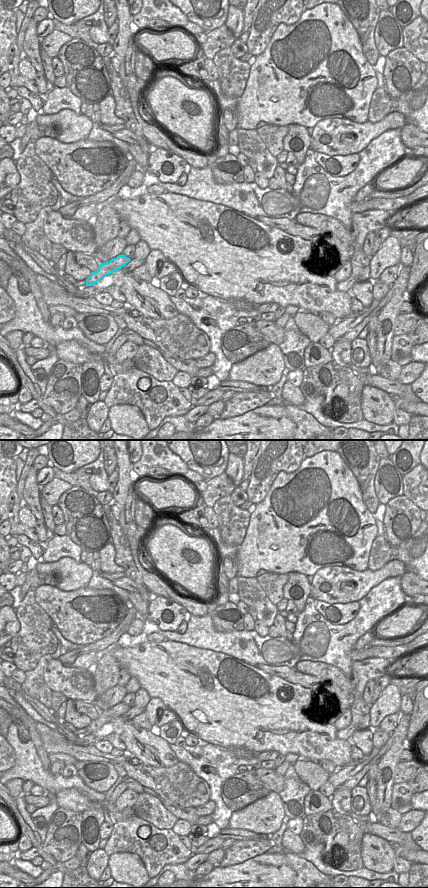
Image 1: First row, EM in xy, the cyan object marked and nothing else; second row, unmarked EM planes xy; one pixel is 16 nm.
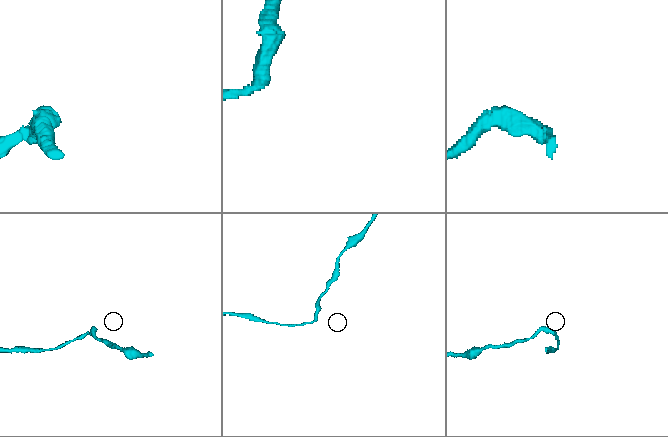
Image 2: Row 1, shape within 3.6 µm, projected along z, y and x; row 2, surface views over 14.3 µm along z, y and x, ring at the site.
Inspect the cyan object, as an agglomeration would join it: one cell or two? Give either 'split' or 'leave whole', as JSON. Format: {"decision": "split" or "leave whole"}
{"decision": "split"}

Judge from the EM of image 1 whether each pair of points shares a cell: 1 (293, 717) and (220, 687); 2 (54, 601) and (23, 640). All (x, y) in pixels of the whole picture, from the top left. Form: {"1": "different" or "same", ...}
{"1": "same", "2": "different"}

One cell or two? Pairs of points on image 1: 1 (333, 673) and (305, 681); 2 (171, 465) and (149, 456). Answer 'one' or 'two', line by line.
1: two
2: two

